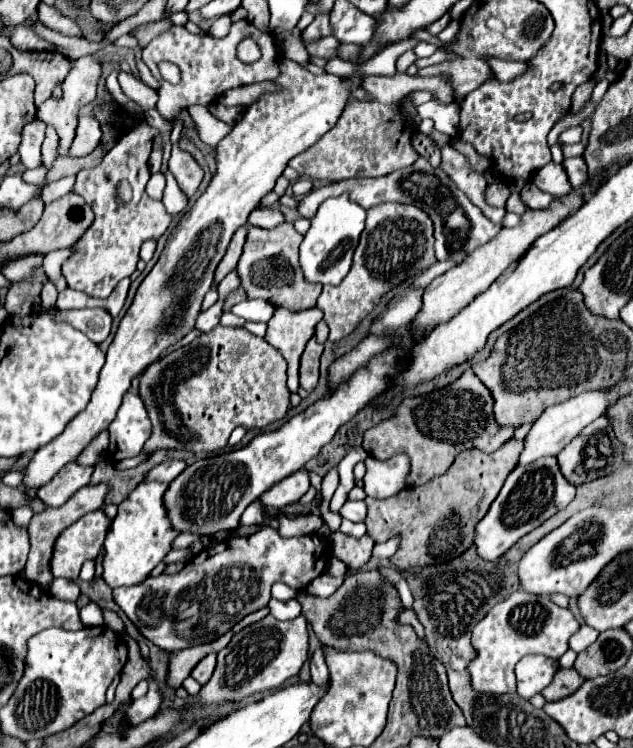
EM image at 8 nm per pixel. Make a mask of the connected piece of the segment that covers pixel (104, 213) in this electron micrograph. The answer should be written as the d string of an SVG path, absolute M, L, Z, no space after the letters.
M135 126L119 138L97 168L77 174L71 192L83 196L87 204L91 204L95 220L71 246L71 256L63 264L63 276L69 288L95 298L107 298L119 280L135 272L143 240L159 238L169 228L171 216L165 212L165 206L145 192L145 184L151 176L147 162L155 134L157 130L151 126Z

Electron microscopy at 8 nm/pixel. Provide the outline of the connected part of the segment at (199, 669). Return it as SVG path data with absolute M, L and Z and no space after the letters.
M209 654L209 656L205 656L205 658L193 668L191 676L193 676L199 684L207 684L209 678L211 678L211 674L213 674L213 668L215 668L215 654Z

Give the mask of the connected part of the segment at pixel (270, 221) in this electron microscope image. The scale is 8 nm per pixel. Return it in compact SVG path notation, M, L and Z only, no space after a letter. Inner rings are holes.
M257 208L255 212L251 212L249 222L259 228L275 228L283 222L283 214L275 208Z

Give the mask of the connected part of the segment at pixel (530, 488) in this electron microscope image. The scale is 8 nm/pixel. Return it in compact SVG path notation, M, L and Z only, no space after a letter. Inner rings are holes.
M549 456L549 458L535 460L529 466L515 468L507 476L507 480L505 480L499 496L491 504L487 516L475 526L473 544L477 548L479 558L483 558L487 562L499 560L499 556L503 556L515 542L519 542L525 534L529 534L531 530L541 526L553 514L563 510L573 498L575 498L575 486L563 478L557 458Z

